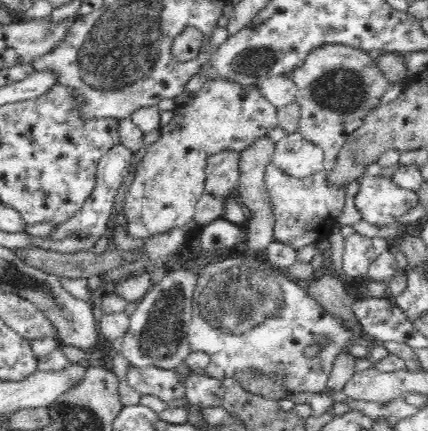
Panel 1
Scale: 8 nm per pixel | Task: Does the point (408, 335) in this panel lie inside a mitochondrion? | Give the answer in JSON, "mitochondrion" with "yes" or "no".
{"mitochondrion":"no"}

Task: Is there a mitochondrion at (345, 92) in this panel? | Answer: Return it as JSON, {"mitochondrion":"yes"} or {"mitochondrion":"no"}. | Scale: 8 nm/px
{"mitochondrion":"yes"}

